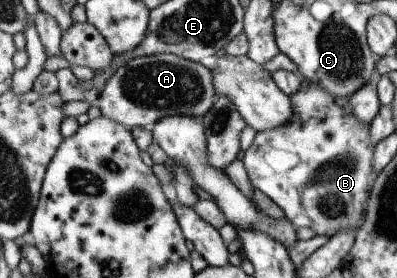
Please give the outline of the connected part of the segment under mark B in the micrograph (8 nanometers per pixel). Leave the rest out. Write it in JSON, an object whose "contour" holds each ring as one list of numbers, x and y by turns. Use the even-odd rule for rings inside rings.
{"contour":[[302,78,302,80,303,85,301,85,301,89,299,89,295,95,291,95,294,111,291,121,289,121,287,125,283,125,283,127,259,131,253,145,245,151,242,160,244,161,245,169,247,169,247,175,249,175,249,179,251,179,254,187,259,189,259,191,263,191,263,193,268,195,277,205,280,205,294,226,297,228,311,228,317,233,317,236,332,238,341,231,343,233,349,233,349,231,357,230,364,221,372,187,374,186,377,176,380,174,379,171,373,169,373,159,375,159,377,143,371,141,371,123,363,123,363,121,359,121,359,119,353,115,351,101,348,101,349,97,333,97,333,95,325,93,319,83,311,83,311,81,307,81,307,79,304,78]]}

